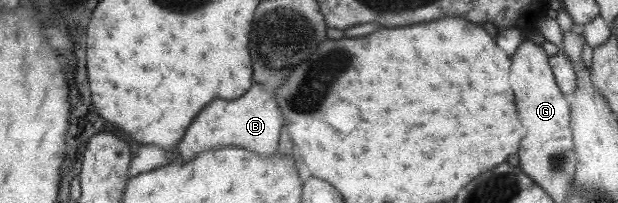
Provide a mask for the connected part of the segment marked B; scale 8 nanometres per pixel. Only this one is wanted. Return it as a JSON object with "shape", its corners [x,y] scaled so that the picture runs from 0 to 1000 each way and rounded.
{"shape":[[[419,419],[406,429],[393,478],[367,498],[348,488],[348,507],[335,517],[328,557],[322,557],[309,601],[309,626],[288,704],[288,754],[296,798],[309,793],[319,764],[341,739],[353,739],[364,719],[390,719],[403,744],[426,759],[445,759],[458,626],[458,567],[445,478],[435,448],[426,448]]]}

